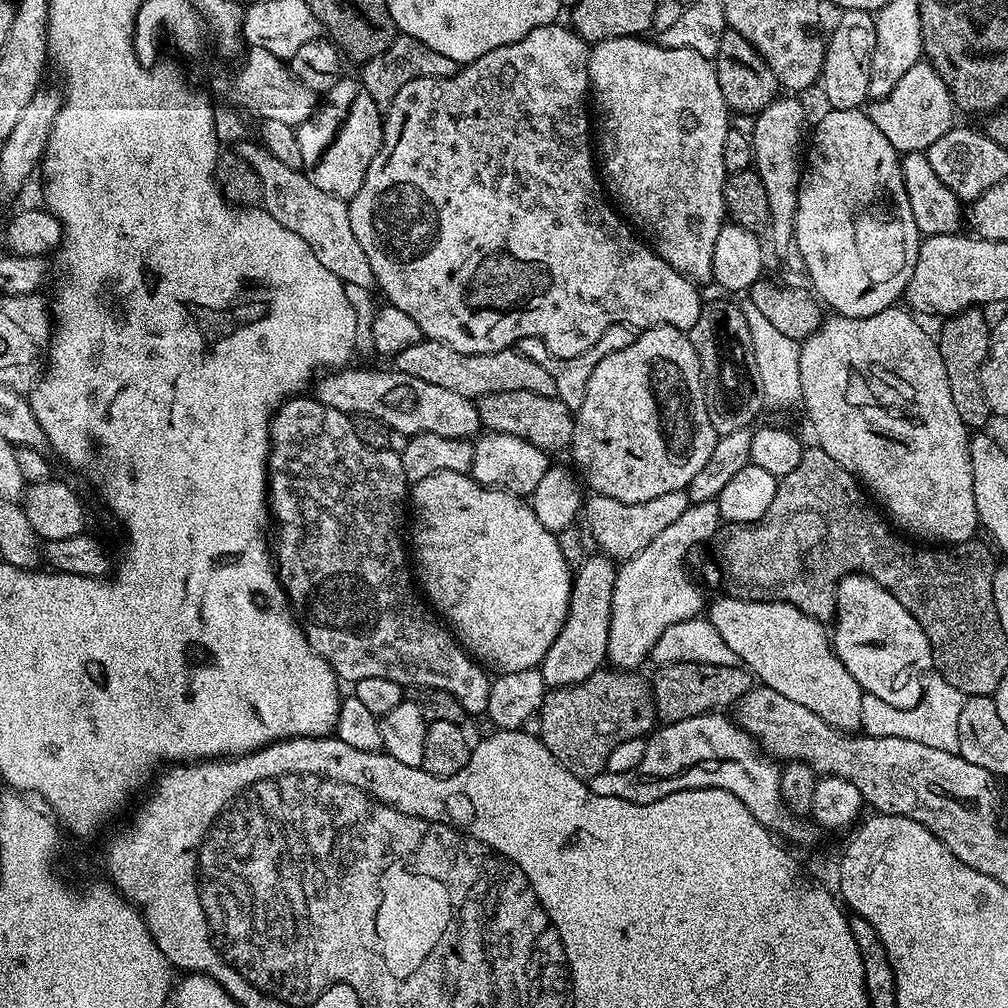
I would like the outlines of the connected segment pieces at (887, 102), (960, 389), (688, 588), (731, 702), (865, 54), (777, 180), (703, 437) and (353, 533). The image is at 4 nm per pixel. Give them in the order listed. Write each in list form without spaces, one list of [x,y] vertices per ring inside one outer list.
[[[927,62],[910,66],[910,70],[902,74],[902,82],[898,82],[898,86],[894,86],[886,98],[875,101],[871,106],[873,108],[869,107],[867,114],[874,126],[882,130],[886,142],[890,142],[890,146],[894,146],[894,150],[901,154],[927,153],[928,148],[934,146],[934,142],[938,142],[938,138],[942,138],[942,134],[954,126],[952,95],[943,78]]]
[[[979,307],[965,308],[954,316],[943,321],[938,332],[938,343],[942,354],[942,366],[946,366],[946,378],[950,378],[950,395],[954,397],[954,406],[958,410],[958,418],[972,430],[984,430],[993,419],[990,406],[986,406],[986,394],[982,394],[982,378],[980,371],[984,360],[988,357],[988,333],[990,320],[983,316]]]
[[[715,500],[689,503],[686,514],[681,514],[672,525],[662,530],[646,550],[634,554],[634,558],[617,567],[608,635],[607,663],[611,667],[617,670],[639,669],[639,664],[651,657],[658,638],[662,638],[662,633],[670,630],[674,622],[694,620],[701,615],[704,600],[684,569],[684,559],[695,544],[711,541],[717,535],[720,523],[720,511]]]
[[[674,662],[659,665],[655,670],[657,672],[650,676],[652,697],[656,715],[664,724],[731,709],[754,687],[752,673],[739,663],[734,666],[710,666],[710,662]]]
[[[853,8],[839,13],[840,21],[832,28],[832,37],[827,37],[824,45],[824,68],[820,71],[819,87],[824,87],[824,96],[828,99],[829,109],[850,110],[860,108],[863,100],[869,99],[868,87],[870,86],[870,62],[874,54],[876,41],[876,17],[873,13],[854,10]]]
[[[783,98],[771,100],[762,111],[756,113],[754,117],[756,125],[750,137],[752,141],[752,155],[754,157],[754,171],[762,178],[762,186],[766,186],[766,202],[770,202],[768,228],[770,229],[770,233],[772,232],[770,240],[773,245],[780,240],[785,240],[787,244],[791,245],[796,234],[798,190],[800,189],[800,177],[802,175],[802,145],[806,140],[806,128],[804,132],[804,108],[796,101],[799,99],[788,99],[792,100],[783,100]]]
[[[670,326],[643,329],[630,346],[606,354],[594,366],[586,402],[575,409],[574,415],[576,425],[570,453],[577,465],[572,464],[593,493],[618,498],[618,502],[650,502],[658,494],[687,489],[694,474],[706,466],[706,458],[710,458],[710,450],[716,445],[716,431],[710,426],[710,414],[706,414],[704,377],[700,374],[698,354],[687,335]]]
[[[293,398],[285,400],[272,418],[272,450],[268,464],[270,475],[270,512],[274,524],[280,527],[280,541],[274,544],[274,560],[278,565],[278,575],[286,593],[287,603],[293,613],[302,621],[304,637],[310,646],[323,660],[331,664],[341,681],[355,682],[362,678],[390,678],[402,686],[417,688],[437,688],[446,690],[462,702],[465,713],[469,717],[483,717],[488,711],[492,680],[489,673],[465,649],[455,635],[442,623],[441,617],[422,599],[410,567],[410,552],[406,547],[406,505],[410,500],[410,481],[402,466],[400,453],[391,448],[374,450],[354,434],[352,416],[342,410],[334,410],[334,406],[326,406],[315,398]]]

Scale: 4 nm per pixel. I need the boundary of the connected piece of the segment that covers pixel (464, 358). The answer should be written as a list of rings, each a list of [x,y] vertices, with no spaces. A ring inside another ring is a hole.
[[[421,338],[414,346],[410,346],[410,350],[404,350],[394,357],[394,368],[397,372],[414,374],[414,378],[422,378],[422,382],[434,382],[434,386],[454,390],[454,394],[469,398],[489,396],[506,390],[530,390],[530,394],[556,395],[554,378],[550,378],[546,366],[538,366],[538,362],[526,358],[526,354],[516,351],[515,347],[486,354],[462,354],[442,342]]]

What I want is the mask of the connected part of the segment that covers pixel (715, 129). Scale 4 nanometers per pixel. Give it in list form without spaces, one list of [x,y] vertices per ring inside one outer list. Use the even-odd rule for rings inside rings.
[[[619,36],[609,40],[599,40],[591,45],[588,54],[588,82],[590,96],[594,101],[595,115],[596,112],[600,115],[600,129],[595,129],[594,132],[594,140],[598,145],[598,172],[613,205],[627,217],[633,229],[643,233],[652,251],[657,252],[670,266],[674,266],[674,270],[678,270],[678,274],[682,274],[687,280],[708,282],[712,280],[714,242],[718,238],[718,230],[726,223],[724,210],[726,173],[722,166],[722,142],[726,142],[726,134],[730,127],[730,110],[722,98],[722,86],[718,86],[716,69],[709,57],[685,48],[663,48],[659,42],[652,41],[651,44],[644,39],[648,38]]]

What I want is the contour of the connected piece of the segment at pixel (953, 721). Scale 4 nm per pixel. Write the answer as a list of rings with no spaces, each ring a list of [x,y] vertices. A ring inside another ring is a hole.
[[[939,674],[933,675],[924,685],[924,697],[912,708],[895,708],[882,698],[865,692],[862,698],[862,722],[860,728],[867,735],[882,738],[910,738],[910,742],[922,742],[922,746],[934,746],[934,750],[958,753],[958,714],[966,697]]]

